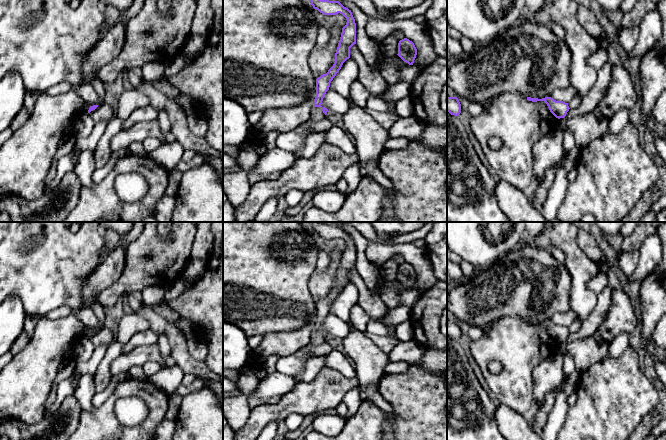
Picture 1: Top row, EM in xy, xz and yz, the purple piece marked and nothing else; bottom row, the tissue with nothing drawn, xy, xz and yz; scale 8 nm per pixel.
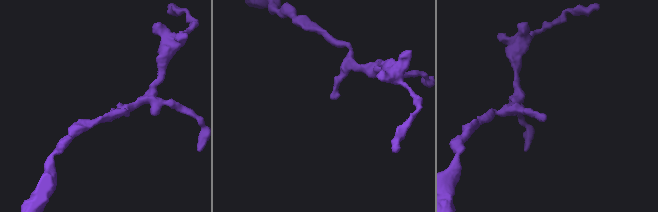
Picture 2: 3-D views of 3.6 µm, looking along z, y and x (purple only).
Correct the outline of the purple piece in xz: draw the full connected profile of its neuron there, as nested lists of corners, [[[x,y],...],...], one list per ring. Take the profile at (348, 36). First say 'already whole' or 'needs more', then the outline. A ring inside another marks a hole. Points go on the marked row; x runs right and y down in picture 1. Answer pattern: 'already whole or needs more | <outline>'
already whole | [[[310,0],[314,9],[324,15],[342,14],[347,22],[342,28],[342,33],[335,53],[335,62],[326,74],[316,79],[315,107],[322,107],[322,101],[329,90],[330,83],[341,69],[343,63],[350,58],[350,48],[356,44],[356,23],[351,10],[344,7],[339,1]]]

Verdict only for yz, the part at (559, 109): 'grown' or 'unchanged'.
unchanged

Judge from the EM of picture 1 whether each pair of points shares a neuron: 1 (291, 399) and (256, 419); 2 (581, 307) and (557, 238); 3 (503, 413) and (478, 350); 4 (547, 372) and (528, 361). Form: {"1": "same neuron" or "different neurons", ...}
{"1": "same neuron", "2": "same neuron", "3": "different neurons", "4": "different neurons"}

